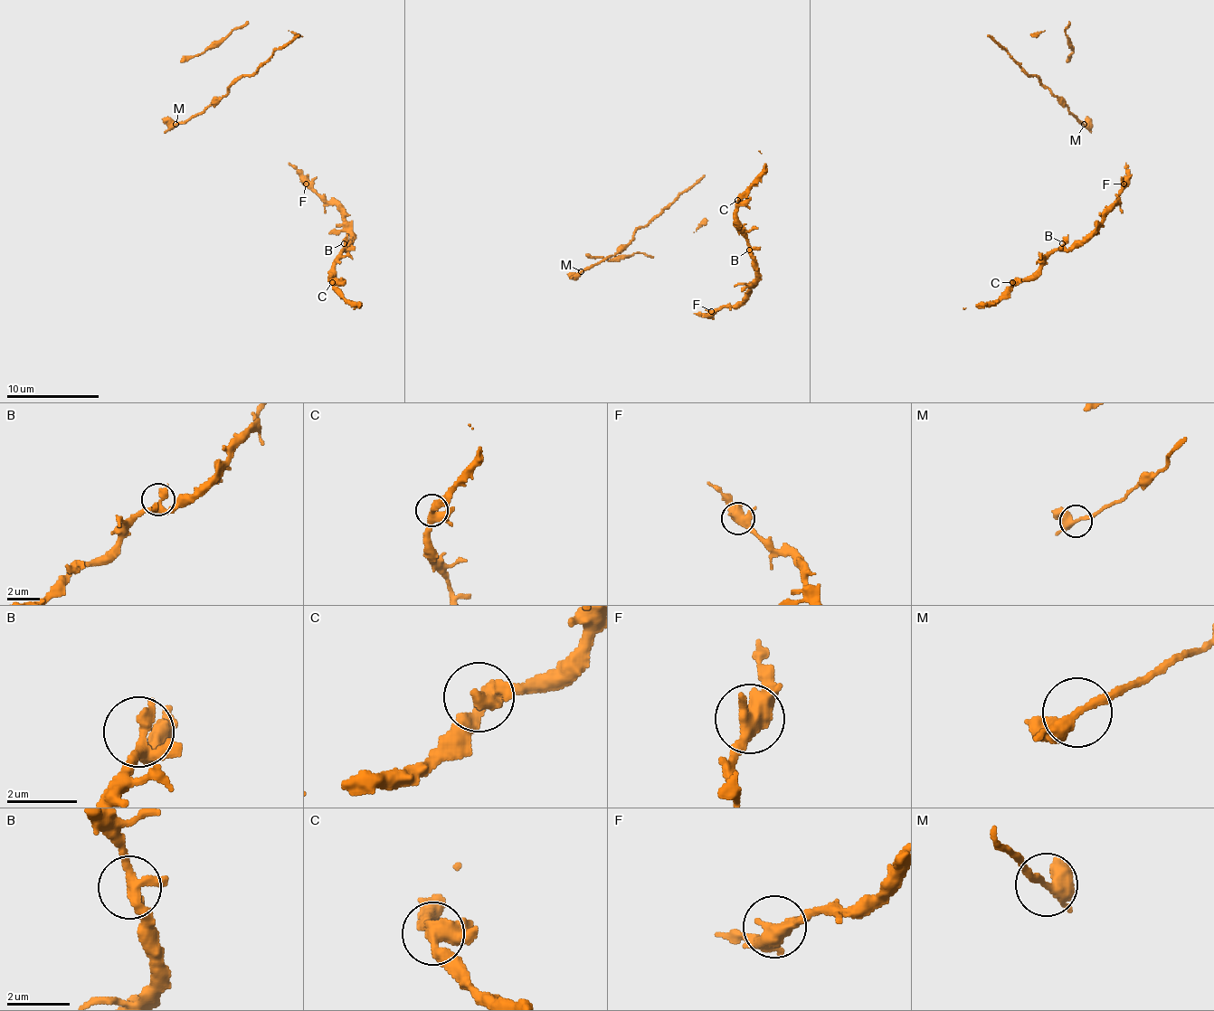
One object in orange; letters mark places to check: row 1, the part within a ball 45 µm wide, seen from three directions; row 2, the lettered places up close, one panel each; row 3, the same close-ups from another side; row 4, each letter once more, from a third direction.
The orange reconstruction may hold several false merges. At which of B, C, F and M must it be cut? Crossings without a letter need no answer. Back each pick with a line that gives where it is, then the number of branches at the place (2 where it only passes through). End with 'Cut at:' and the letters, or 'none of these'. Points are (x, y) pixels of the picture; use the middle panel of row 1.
Cut at: none of these

